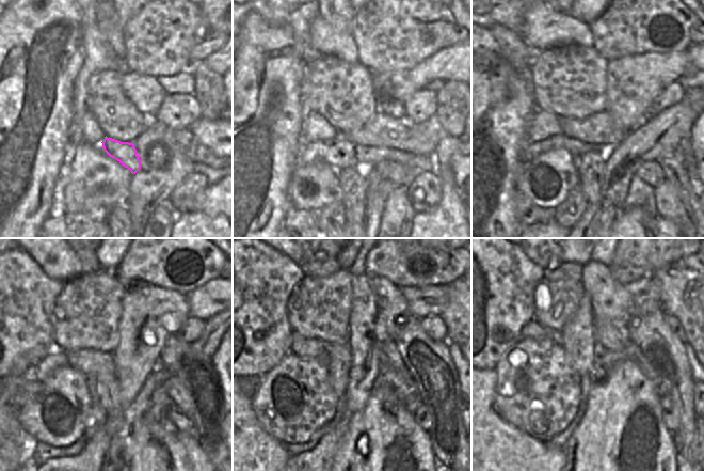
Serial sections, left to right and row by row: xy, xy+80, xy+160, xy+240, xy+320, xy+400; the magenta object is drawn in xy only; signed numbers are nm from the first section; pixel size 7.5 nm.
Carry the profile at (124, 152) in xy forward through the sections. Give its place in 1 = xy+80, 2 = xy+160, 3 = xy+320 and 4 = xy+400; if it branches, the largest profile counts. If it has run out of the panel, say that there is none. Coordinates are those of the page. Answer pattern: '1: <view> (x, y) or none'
1: xy+80 (401, 176)
2: xy+160 (651, 172)
3: xy+320 (422, 415)
4: xy+400 (670, 406)

